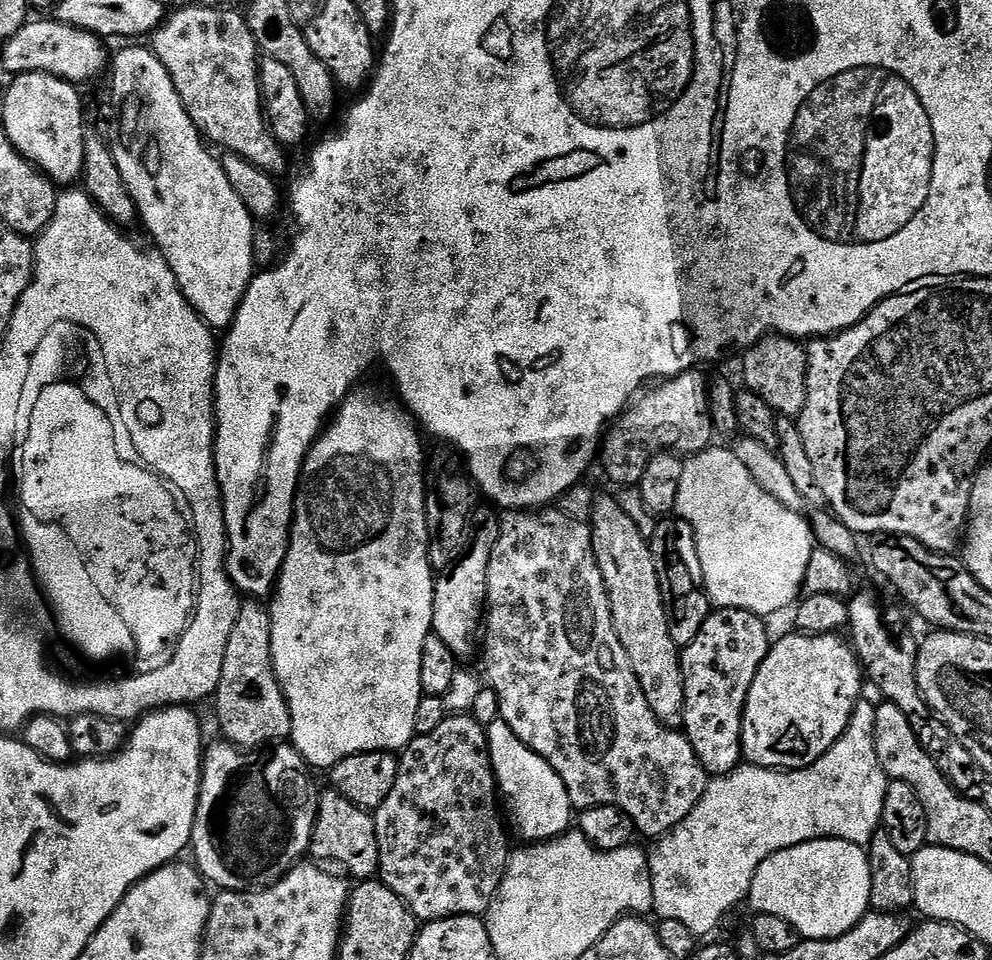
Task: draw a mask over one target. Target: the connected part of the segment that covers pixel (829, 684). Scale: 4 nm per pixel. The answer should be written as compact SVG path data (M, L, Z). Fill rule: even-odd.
M795 634L784 636L769 647L762 666L750 686L744 707L744 729L740 735L742 756L749 764L760 768L791 770L808 768L822 754L829 752L838 738L848 728L857 700L861 699L860 687L866 684L862 665L847 639L839 640L836 634L809 636Z

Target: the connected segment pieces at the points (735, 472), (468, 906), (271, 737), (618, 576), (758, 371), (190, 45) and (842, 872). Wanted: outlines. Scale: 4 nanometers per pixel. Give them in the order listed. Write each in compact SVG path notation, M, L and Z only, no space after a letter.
M713 446L684 460L675 515L692 529L692 535L696 537L704 590L716 608L737 608L761 618L769 618L783 608L791 609L801 599L806 566L810 566L810 554L814 547L812 525L801 513L782 506L778 498L770 498L770 494L766 494L766 490L754 482L750 470L738 462L731 447Z
M449 714L442 722L442 726L438 726L438 730L425 736L413 736L407 748L399 753L400 765L398 766L398 778L394 778L394 790L386 794L386 802L382 802L382 806L375 809L374 812L378 834L378 854L380 855L379 879L387 888L394 890L394 894L398 894L406 901L408 909L420 922L445 920L448 916L483 917L489 906L492 905L498 886L508 869L510 847L508 848L508 836L504 833L505 821L498 807L496 775L492 773L492 759L488 753L488 733L485 725L483 723L480 725L474 717L475 715L472 714Z
M241 603L234 630L230 630L230 642L226 642L222 678L214 693L223 739L241 750L260 750L287 741L292 735L288 699L280 689L272 661L272 613L260 604L263 603Z
M597 499L590 521L592 549L602 570L608 601L612 607L612 621L618 638L632 663L634 674L650 702L650 710L665 728L683 729L684 675L680 665L681 649L670 638L670 626L658 570L654 566L652 545L646 532L616 500Z
M769 334L743 353L744 384L749 392L758 394L766 406L782 416L799 417L806 406L808 393L808 353L799 339Z
M227 6L218 8L184 8L167 17L164 23L152 33L150 47L156 56L166 66L166 74L174 82L174 90L182 98L182 106L186 106L186 114L195 122L196 128L205 141L217 144L224 148L225 153L234 152L254 162L258 167L269 174L284 164L285 149L272 136L272 129L262 107L260 95L260 66L258 63L258 49L256 39L248 29L248 21L243 15L231 12Z
M811 840L776 852L754 874L747 903L756 914L786 918L805 940L837 940L870 911L870 862L861 845Z

